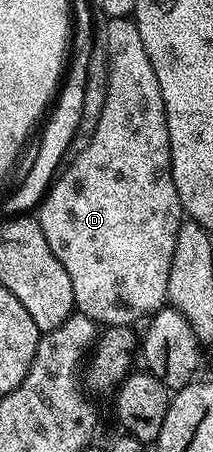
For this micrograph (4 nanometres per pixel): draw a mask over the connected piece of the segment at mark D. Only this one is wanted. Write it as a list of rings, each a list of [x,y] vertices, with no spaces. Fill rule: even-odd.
[[[112,18],[108,23],[108,89],[106,90],[106,106],[102,106],[102,118],[98,118],[98,130],[94,130],[94,138],[85,148],[79,149],[72,160],[72,165],[55,177],[47,195],[38,205],[38,219],[42,226],[42,234],[46,234],[46,242],[50,242],[50,250],[54,250],[54,258],[62,262],[66,274],[70,274],[70,286],[74,286],[75,311],[83,313],[100,326],[132,326],[135,320],[147,321],[154,313],[165,307],[170,282],[170,262],[174,258],[174,242],[178,238],[178,230],[182,223],[182,209],[178,190],[172,177],[172,159],[170,158],[170,138],[166,126],[166,114],[162,102],[162,90],[158,90],[158,77],[154,74],[154,66],[150,66],[150,58],[146,58],[146,46],[142,46],[142,34],[138,34],[138,26],[132,18]]]

